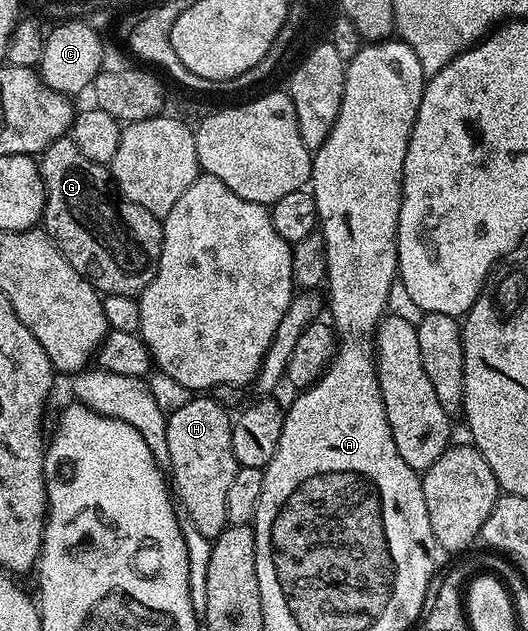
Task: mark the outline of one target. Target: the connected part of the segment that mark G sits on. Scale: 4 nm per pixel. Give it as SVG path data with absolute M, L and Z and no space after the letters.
M71 135L60 137L44 149L38 163L44 183L42 228L58 246L66 262L70 262L70 266L74 266L74 270L78 270L78 274L82 274L82 278L91 282L96 291L104 296L122 294L139 297L144 288L150 286L158 270L164 241L161 217L150 214L150 210L142 210L142 206L137 204L131 205L132 216L124 216L125 205L114 187L109 169L98 162L90 162L90 158L74 146Z

